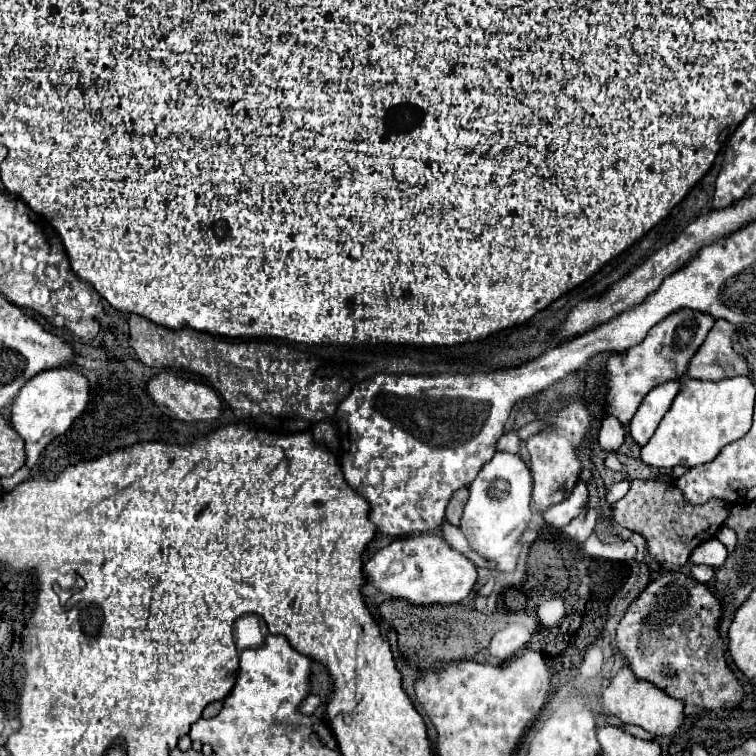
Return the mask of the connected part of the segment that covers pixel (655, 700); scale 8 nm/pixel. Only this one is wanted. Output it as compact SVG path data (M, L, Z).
M622 666L618 674L610 680L610 684L602 694L602 704L610 714L618 716L624 724L642 726L644 730L650 730L658 736L670 736L674 730L678 730L678 726L684 720L684 702L666 696L660 688L636 678L630 666Z

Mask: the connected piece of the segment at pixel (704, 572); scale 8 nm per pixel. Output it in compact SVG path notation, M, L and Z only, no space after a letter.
M692 566L690 576L700 584L708 584L714 578L714 568L710 568L710 566Z

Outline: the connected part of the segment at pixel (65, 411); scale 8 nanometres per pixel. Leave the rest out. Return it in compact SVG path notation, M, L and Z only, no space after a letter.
M62 366L60 370L42 370L36 378L30 378L20 394L14 398L10 410L10 424L12 428L24 438L26 442L26 466L34 466L40 452L60 434L64 434L70 424L86 410L90 400L90 386L86 378L70 366Z

